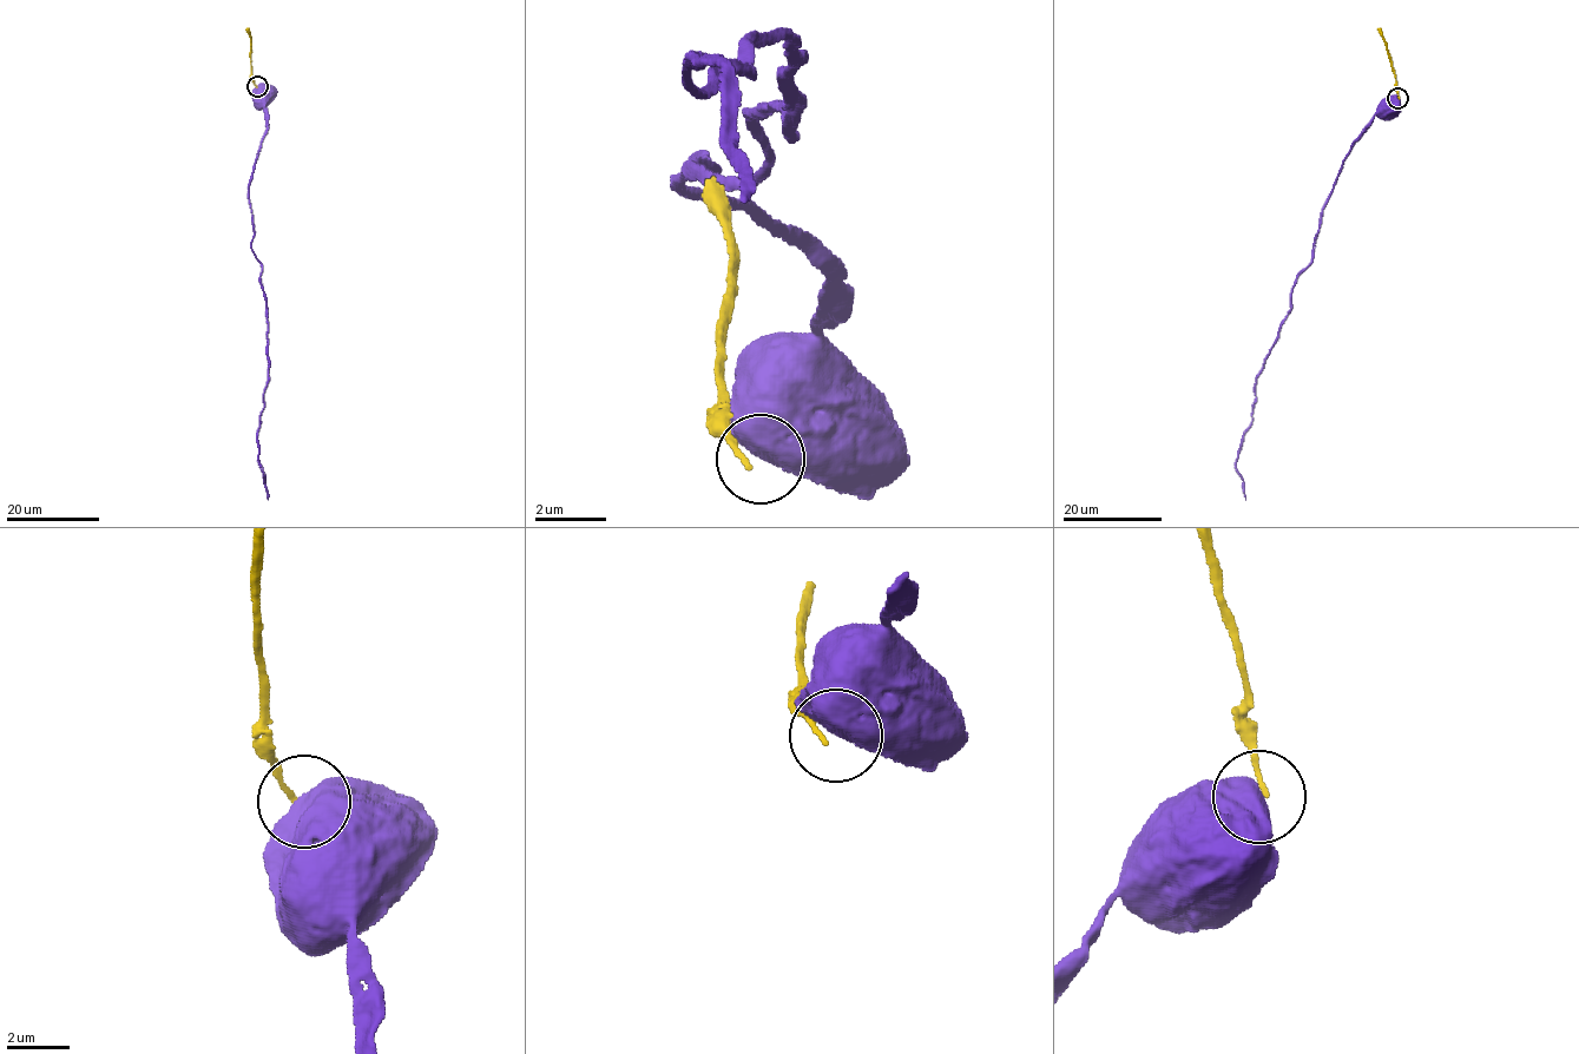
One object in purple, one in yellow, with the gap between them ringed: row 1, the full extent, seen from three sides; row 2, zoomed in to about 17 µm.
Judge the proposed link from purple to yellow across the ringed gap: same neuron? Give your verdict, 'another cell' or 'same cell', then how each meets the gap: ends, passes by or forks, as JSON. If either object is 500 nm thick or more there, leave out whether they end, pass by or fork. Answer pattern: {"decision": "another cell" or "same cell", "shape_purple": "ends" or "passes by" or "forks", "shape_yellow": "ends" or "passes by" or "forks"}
{"decision": "another cell"}

